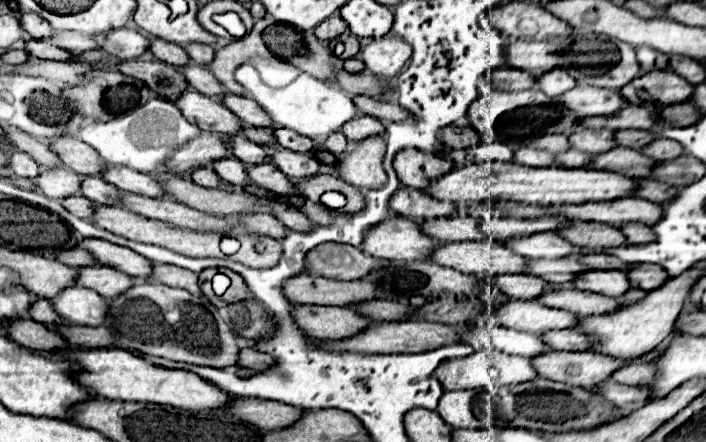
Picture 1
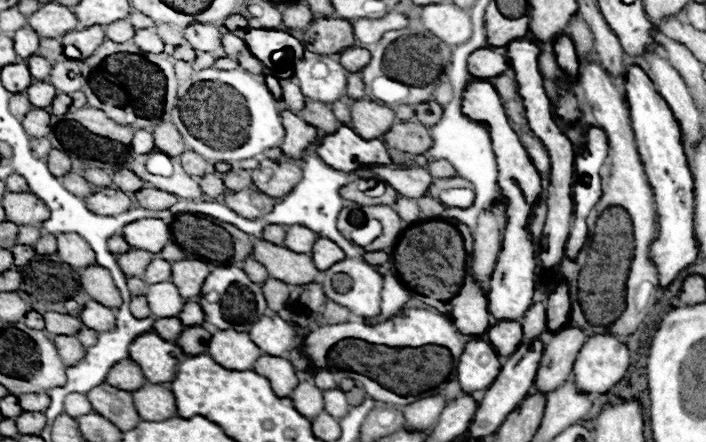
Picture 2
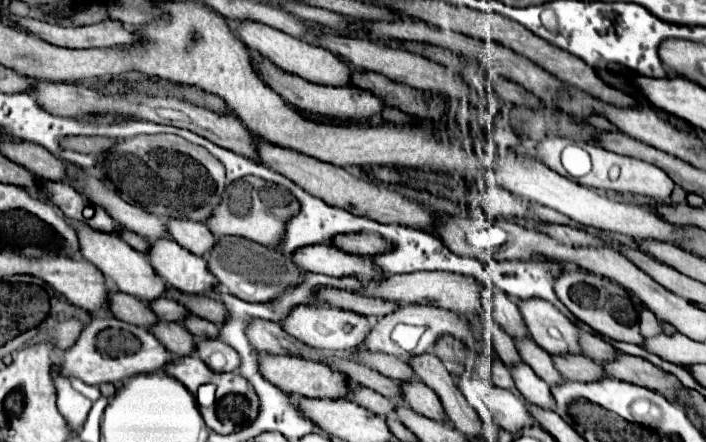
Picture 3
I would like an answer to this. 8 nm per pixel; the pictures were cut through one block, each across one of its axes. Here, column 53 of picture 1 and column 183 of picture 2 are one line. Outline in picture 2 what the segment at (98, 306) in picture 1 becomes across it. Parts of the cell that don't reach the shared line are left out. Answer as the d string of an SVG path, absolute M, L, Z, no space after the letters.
M158 282L158 284L148 284L146 288L146 300L150 306L150 312L154 318L168 318L182 312L182 306L188 302L186 298L180 298L180 292L172 282Z

